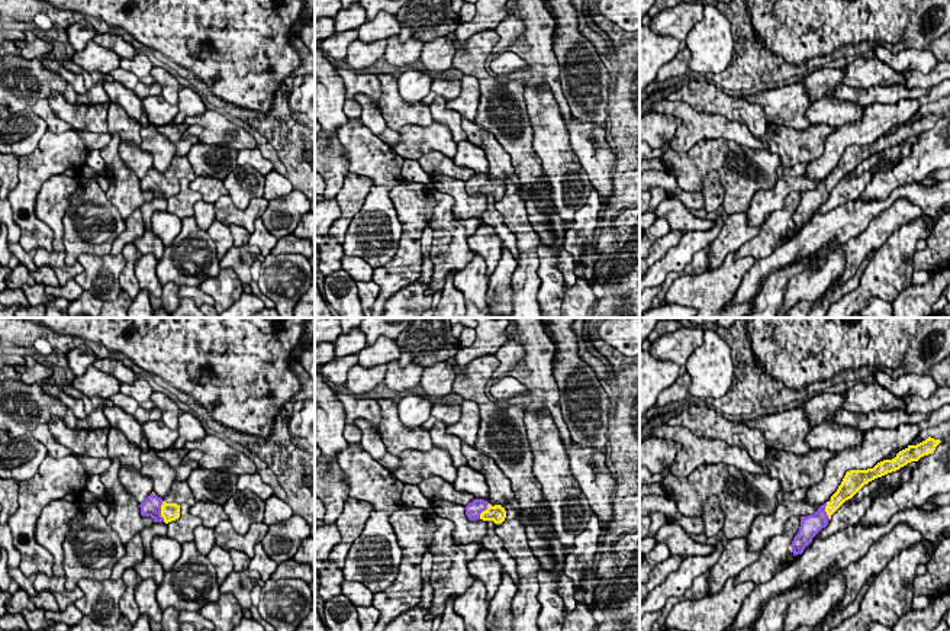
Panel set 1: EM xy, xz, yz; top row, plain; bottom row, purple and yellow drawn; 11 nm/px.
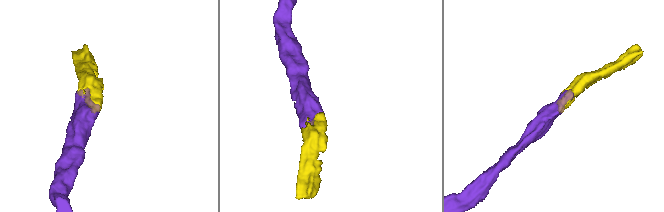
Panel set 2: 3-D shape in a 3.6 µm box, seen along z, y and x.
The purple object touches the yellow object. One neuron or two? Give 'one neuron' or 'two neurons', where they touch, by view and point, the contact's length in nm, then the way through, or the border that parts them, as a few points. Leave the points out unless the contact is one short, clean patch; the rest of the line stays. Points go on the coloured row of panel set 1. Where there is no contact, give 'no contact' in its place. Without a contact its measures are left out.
one neuron; meets purple in yz at (824, 508); contact 240 nm long

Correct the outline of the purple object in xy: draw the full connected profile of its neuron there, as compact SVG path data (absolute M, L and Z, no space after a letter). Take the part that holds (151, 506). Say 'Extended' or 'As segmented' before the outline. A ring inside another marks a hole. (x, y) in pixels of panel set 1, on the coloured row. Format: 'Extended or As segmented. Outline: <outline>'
Extended. Outline: M154 492L139 505L142 516L151 516L154 522L171 522L180 518L180 505L167 503Z

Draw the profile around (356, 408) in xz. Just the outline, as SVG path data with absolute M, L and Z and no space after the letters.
M341 392L336 395L345 411L347 425L355 425L357 419L365 419L373 428L379 429L381 413L377 400L344 395Z

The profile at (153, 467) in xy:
M149 448L146 453L141 453L139 471L142 476L152 480L152 492L164 500L175 477L174 469L160 458L157 451Z

